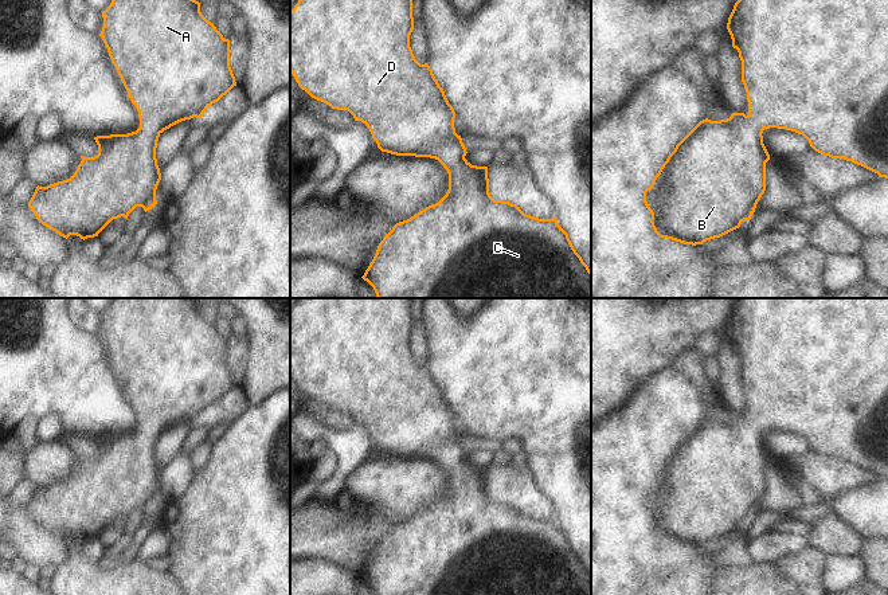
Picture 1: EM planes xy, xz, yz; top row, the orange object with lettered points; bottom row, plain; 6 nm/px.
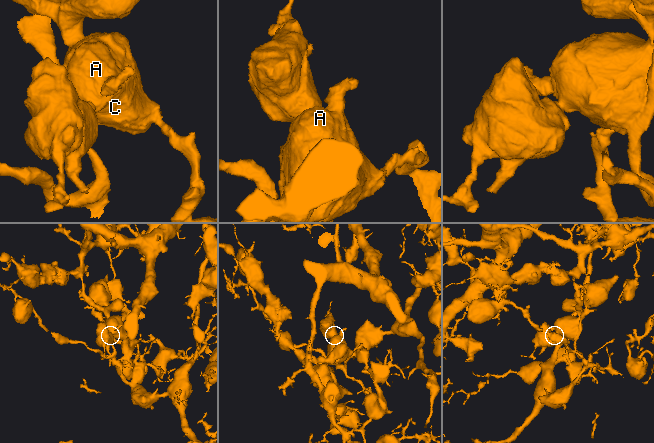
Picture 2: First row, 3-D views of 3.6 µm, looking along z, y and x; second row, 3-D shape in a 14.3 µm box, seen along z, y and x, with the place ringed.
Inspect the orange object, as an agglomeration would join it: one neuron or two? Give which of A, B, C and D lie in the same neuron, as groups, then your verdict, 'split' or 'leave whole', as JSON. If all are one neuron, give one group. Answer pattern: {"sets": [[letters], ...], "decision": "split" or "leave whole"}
{"sets": [["A", "B", "C", "D"]], "decision": "leave whole"}

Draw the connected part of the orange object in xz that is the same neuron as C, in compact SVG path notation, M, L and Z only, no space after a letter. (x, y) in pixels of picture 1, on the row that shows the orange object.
M298 0L290 11L290 73L298 86L312 98L329 105L332 109L348 110L355 121L365 124L382 152L435 158L449 173L446 195L410 219L396 223L379 243L372 262L361 278L373 287L378 298L591 298L591 270L576 253L568 234L559 226L556 218L539 219L524 214L516 204L494 200L489 193L488 167L472 165L465 158L466 148L454 128L455 111L430 66L420 64L412 54L410 47L412 30L412 0Z

